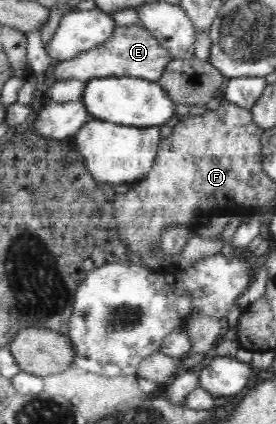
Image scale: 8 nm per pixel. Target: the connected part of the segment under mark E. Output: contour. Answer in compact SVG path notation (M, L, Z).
M141 20L131 26L115 27L107 41L83 52L72 59L58 62L50 77L43 78L42 86L53 81L63 81L63 79L79 79L87 82L93 77L101 79L108 76L129 76L157 82L162 78L163 71L166 71L174 61L172 52L160 43Z

